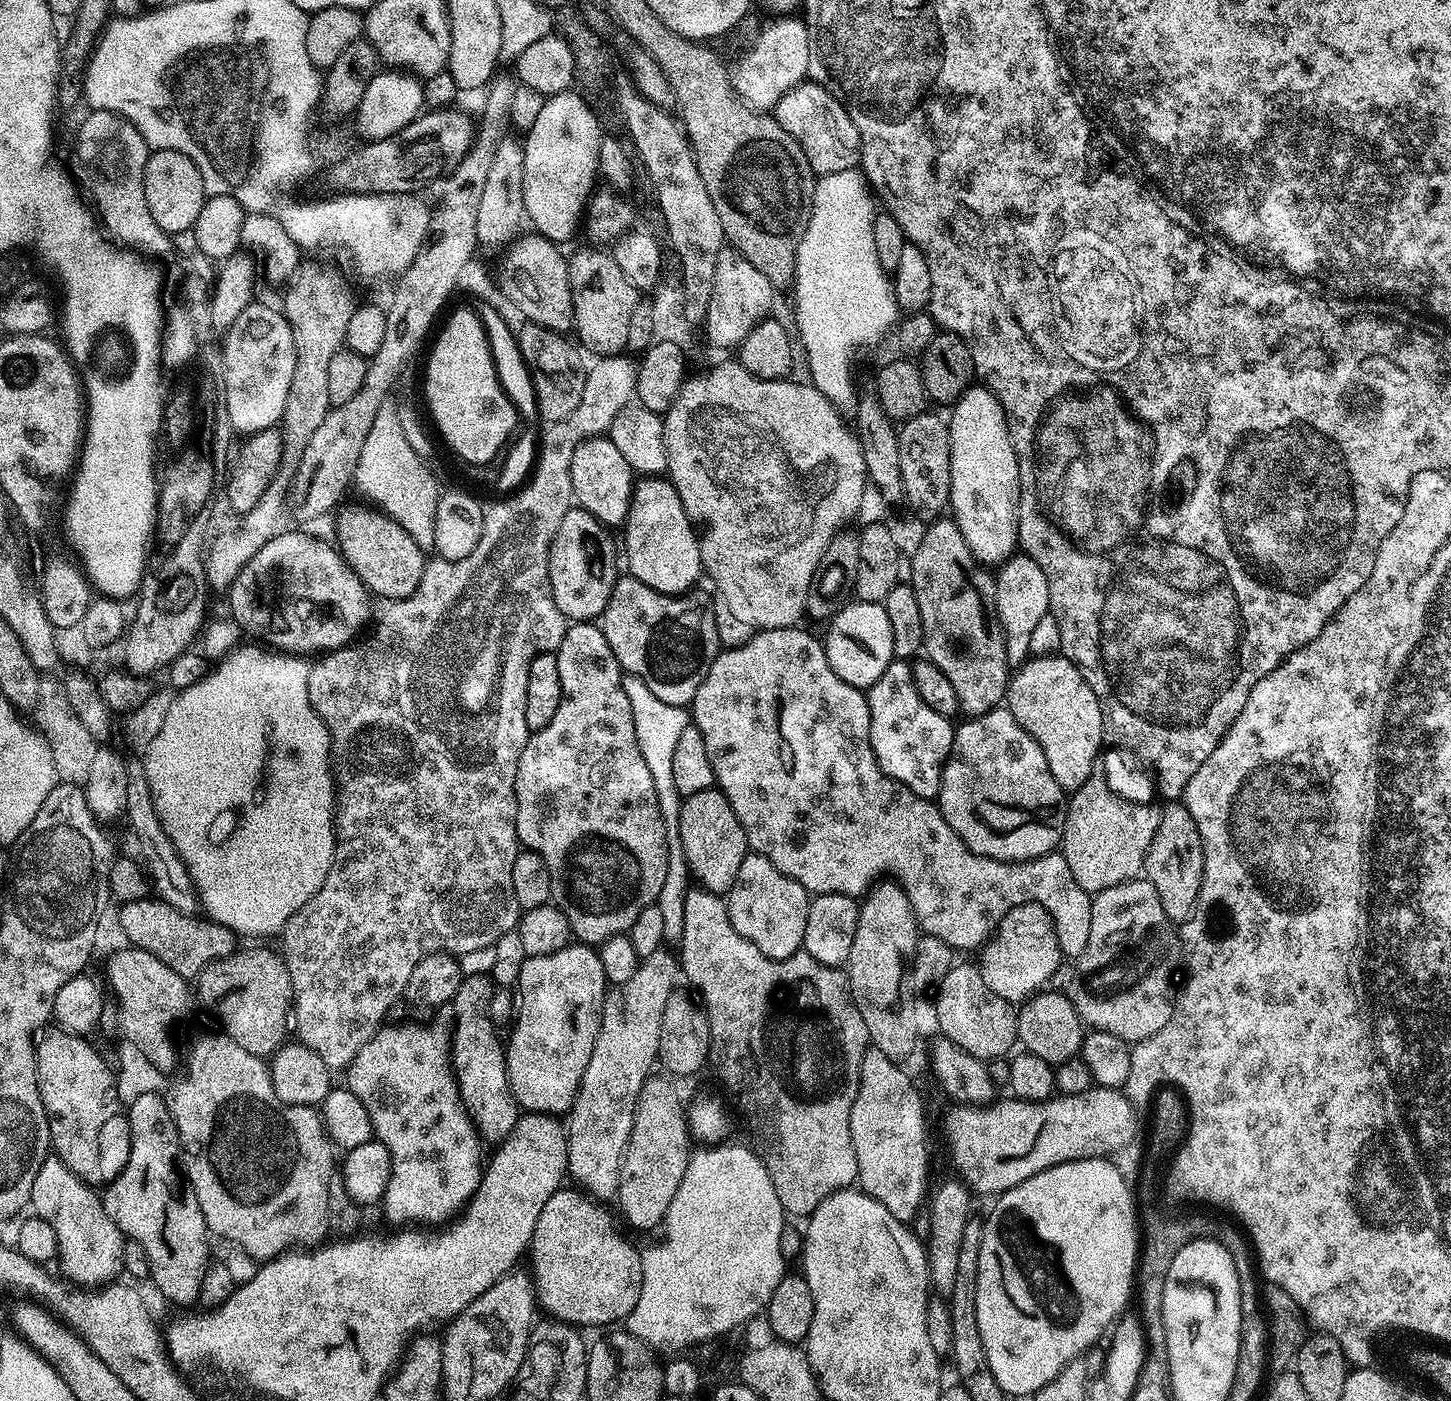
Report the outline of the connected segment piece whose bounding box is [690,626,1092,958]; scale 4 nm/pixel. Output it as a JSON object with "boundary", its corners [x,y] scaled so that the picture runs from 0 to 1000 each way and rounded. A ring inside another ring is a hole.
{"boundary":[[[551,447],[528,448],[519,453],[517,458],[514,458],[511,463],[499,463],[492,470],[484,490],[481,490],[476,503],[476,516],[479,517],[481,521],[484,521],[484,530],[487,530],[487,538],[489,540],[489,547],[493,553],[493,562],[496,562],[502,570],[506,581],[509,581],[509,587],[511,587],[511,592],[516,599],[516,606],[520,610],[527,611],[531,615],[533,615],[533,618],[536,618],[539,624],[547,627],[547,630],[552,631],[558,638],[564,640],[577,637],[593,641],[598,637],[604,626],[612,623],[619,629],[623,637],[627,641],[627,647],[630,650],[635,666],[652,672],[657,678],[673,676],[675,677],[684,670],[691,655],[693,655],[696,650],[705,645],[715,645],[725,654],[725,660],[728,662],[731,680],[734,683],[744,684],[748,678],[748,672],[751,670],[753,640],[748,635],[746,635],[743,630],[740,630],[740,624],[737,624],[737,618],[735,618],[733,607],[726,607],[712,614],[686,614],[682,611],[672,611],[664,603],[663,598],[657,595],[657,592],[653,589],[652,584],[643,572],[631,568],[626,562],[607,551],[602,541],[602,535],[598,529],[600,504],[598,496],[593,492],[580,487],[580,484],[575,481],[568,466],[567,459],[563,455],[562,457],[558,452],[553,451],[553,449],[553,448]]]}

